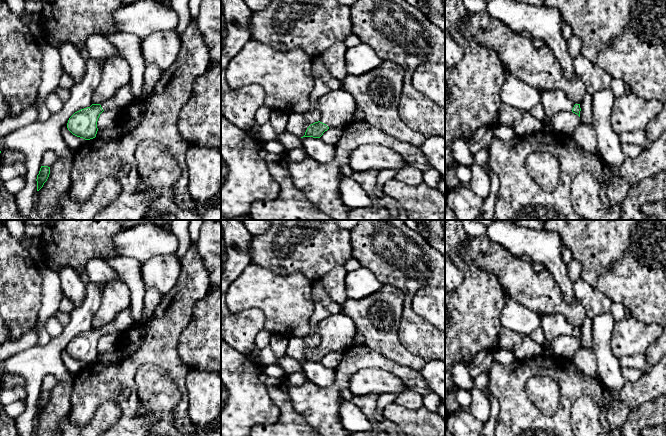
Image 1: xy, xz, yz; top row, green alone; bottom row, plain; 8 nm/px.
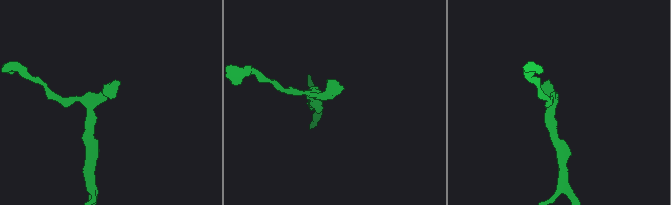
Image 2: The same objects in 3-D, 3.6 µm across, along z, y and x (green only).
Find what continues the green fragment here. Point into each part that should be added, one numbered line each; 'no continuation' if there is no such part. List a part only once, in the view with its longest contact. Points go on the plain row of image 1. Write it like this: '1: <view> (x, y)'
1: xz (337, 332)

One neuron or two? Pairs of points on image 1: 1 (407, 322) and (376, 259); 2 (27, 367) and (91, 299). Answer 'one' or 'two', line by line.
1: one
2: one

